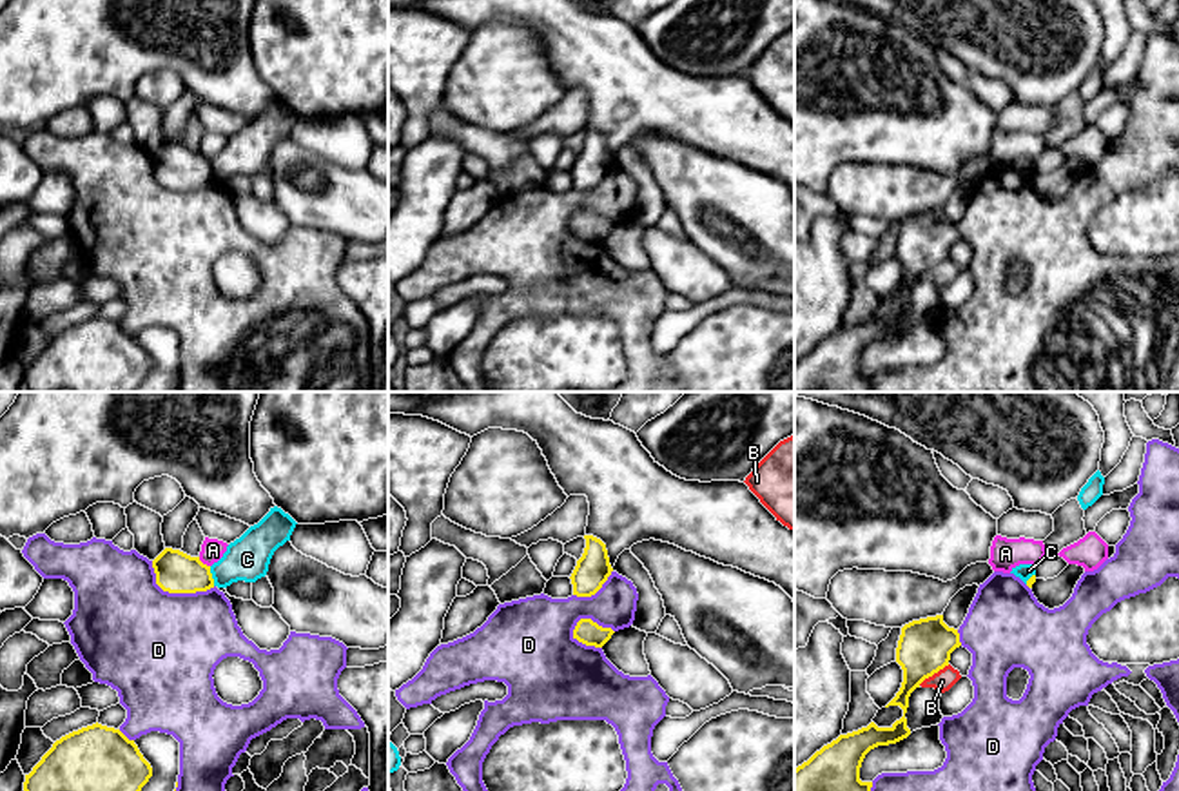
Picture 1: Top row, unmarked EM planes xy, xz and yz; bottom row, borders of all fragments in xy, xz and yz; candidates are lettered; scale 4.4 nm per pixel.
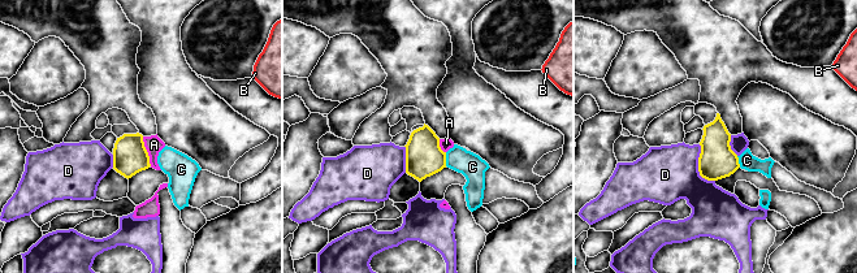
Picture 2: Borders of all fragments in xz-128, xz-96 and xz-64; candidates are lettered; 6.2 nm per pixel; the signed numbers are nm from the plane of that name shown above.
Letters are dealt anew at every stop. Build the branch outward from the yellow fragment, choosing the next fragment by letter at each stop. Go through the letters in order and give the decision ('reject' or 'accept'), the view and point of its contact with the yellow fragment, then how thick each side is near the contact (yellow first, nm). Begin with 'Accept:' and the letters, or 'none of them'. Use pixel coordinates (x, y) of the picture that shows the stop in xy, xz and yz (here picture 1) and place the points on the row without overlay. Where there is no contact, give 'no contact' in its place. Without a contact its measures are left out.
Accept: none of them
A: reject | xy (202, 156) | 190/100 nm
B: reject | yz (933, 267) | 240/90 nm
C: reject | xy (211, 169) | 190/190 nm
D: reject | xy (175, 185) | 190/480 nm

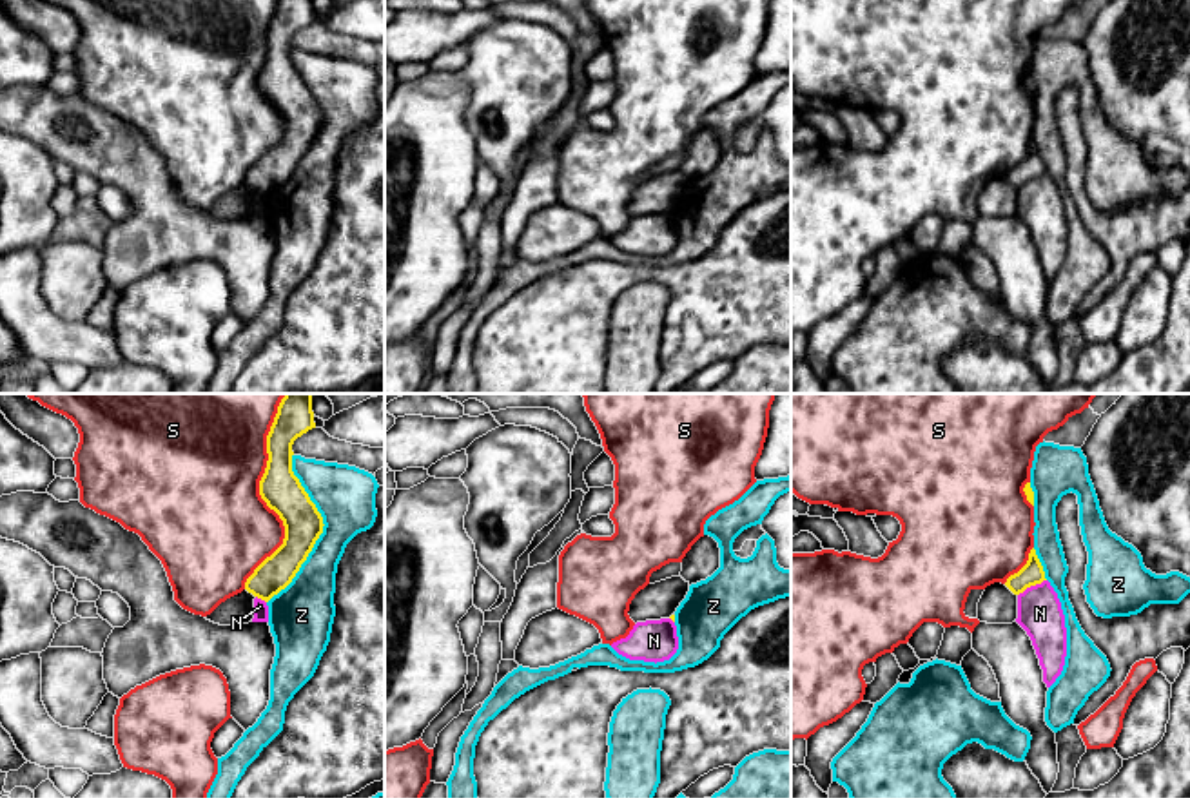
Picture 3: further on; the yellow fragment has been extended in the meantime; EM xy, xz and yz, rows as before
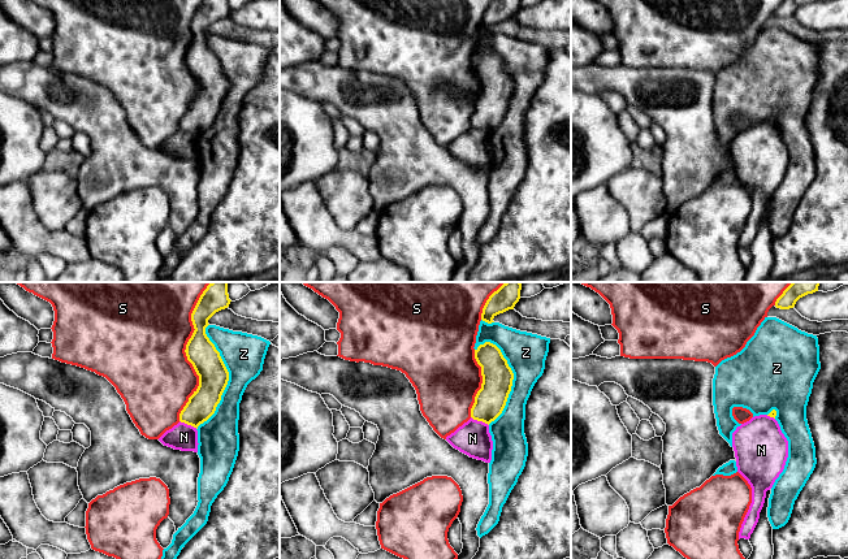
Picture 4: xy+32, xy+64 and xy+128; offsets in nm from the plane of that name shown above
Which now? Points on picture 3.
Accept: none of them
N: reject | yz (1031, 178) | 100/200 nm
S: reject | xy (262, 91) | 180/500 nm
Z: reject | xy (321, 124) | 180/280 nm

